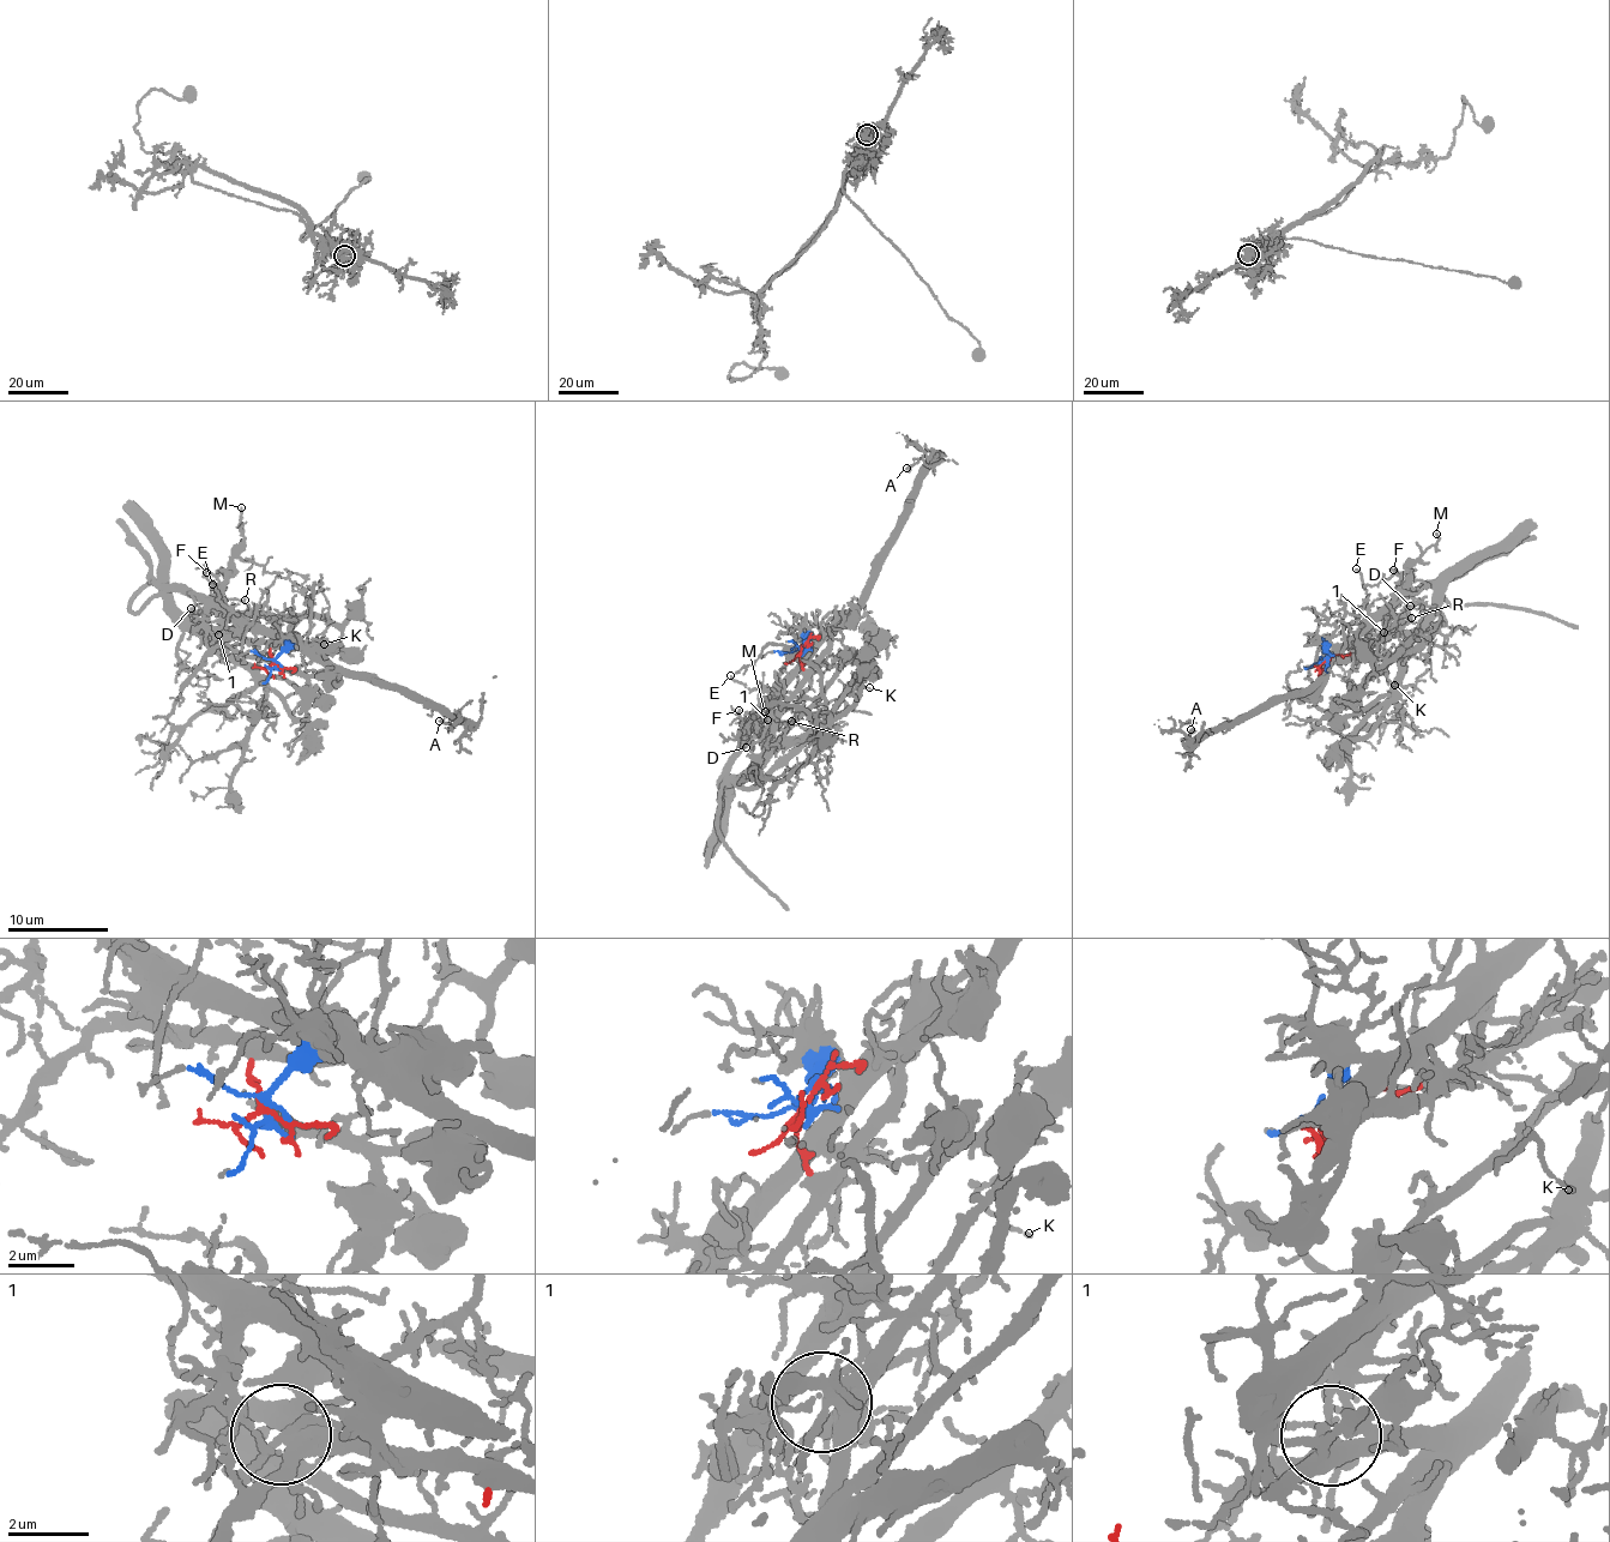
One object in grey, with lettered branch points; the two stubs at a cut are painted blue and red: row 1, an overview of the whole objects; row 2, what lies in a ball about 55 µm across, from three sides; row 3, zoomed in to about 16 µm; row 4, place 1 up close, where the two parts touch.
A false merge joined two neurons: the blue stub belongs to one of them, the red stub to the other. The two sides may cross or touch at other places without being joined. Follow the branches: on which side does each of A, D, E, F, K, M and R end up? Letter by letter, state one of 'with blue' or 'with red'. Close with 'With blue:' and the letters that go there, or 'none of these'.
A: with blue
D: with blue
E: with blue
F: with blue
K: with red
M: with blue
R: with blue
With blue: A, D, E, F, M, R

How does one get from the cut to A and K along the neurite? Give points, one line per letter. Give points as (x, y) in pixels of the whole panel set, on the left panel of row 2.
A: (273, 663), (296, 643), (331, 667), (398, 688), (459, 722), (439, 720)
K: (273, 663), (265, 642), (173, 613), (219, 612), (287, 621), (306, 618), (327, 622), (317, 642), (324, 644)

